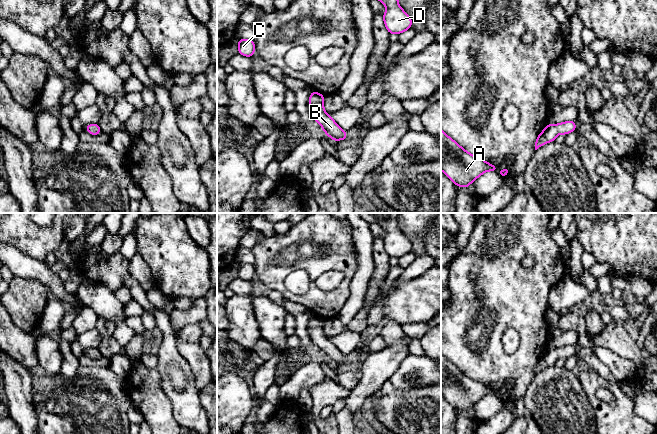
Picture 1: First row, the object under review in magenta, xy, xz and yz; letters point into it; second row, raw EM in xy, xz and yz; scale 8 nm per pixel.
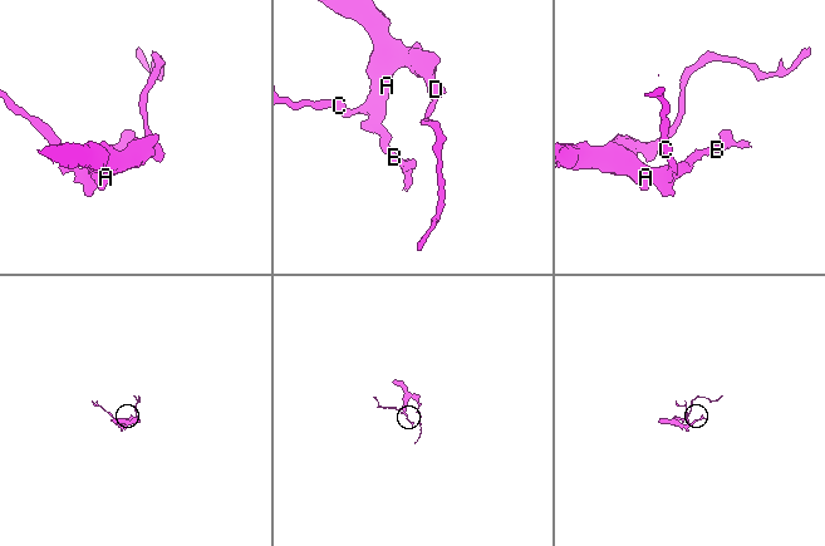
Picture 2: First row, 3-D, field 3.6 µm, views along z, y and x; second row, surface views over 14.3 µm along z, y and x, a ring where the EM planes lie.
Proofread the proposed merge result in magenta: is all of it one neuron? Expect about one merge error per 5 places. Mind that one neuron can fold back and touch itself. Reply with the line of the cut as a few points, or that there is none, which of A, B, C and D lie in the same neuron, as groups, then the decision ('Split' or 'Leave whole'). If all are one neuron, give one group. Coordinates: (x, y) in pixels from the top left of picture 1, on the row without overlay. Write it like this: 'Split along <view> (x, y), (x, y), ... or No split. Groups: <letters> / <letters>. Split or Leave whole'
No split. Groups: A B C D. Leave whole

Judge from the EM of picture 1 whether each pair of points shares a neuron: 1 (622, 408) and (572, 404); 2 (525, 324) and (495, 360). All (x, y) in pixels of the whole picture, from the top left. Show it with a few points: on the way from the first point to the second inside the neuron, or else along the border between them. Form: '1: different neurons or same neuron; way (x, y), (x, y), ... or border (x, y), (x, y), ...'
1: different neurons; border (581, 385), (594, 410), (595, 423)
2: same neuron; way (525, 337), (525, 347), (512, 360), (508, 360)

